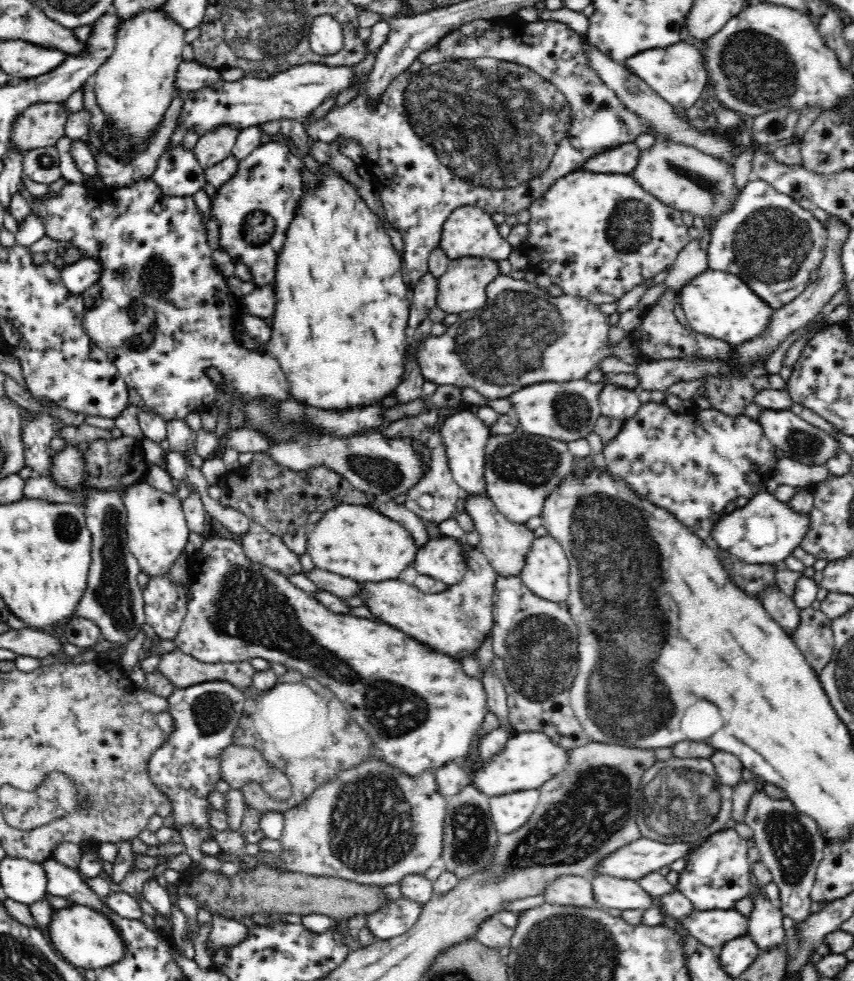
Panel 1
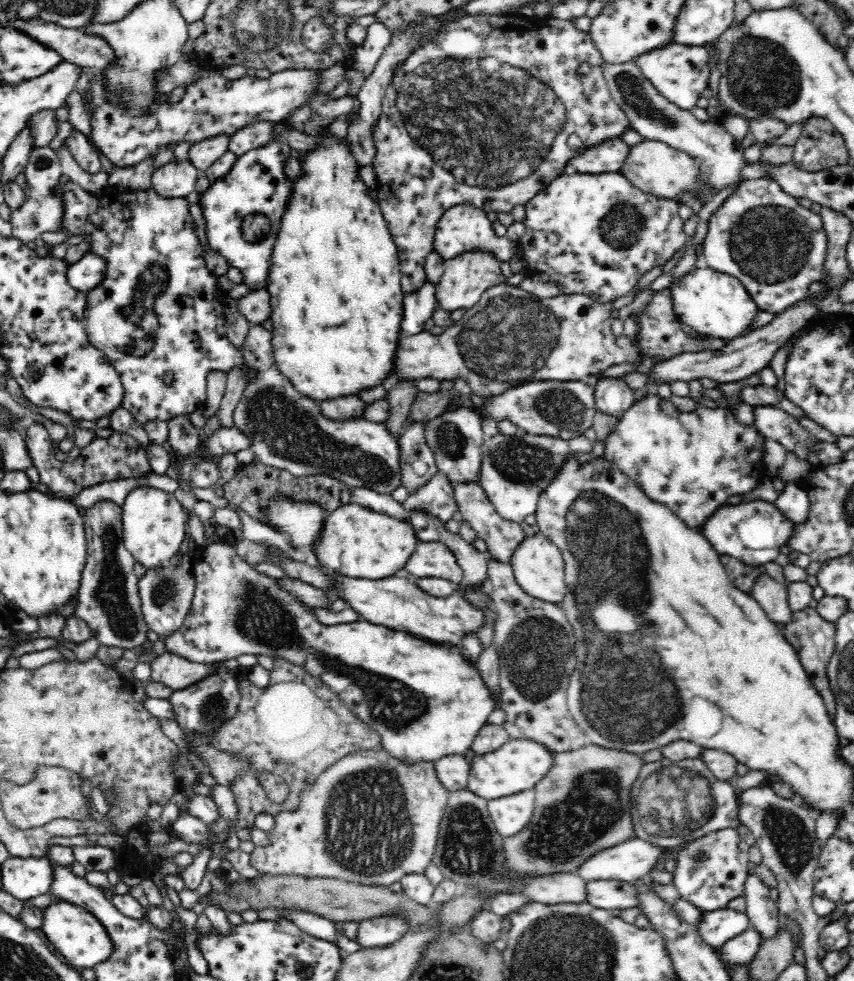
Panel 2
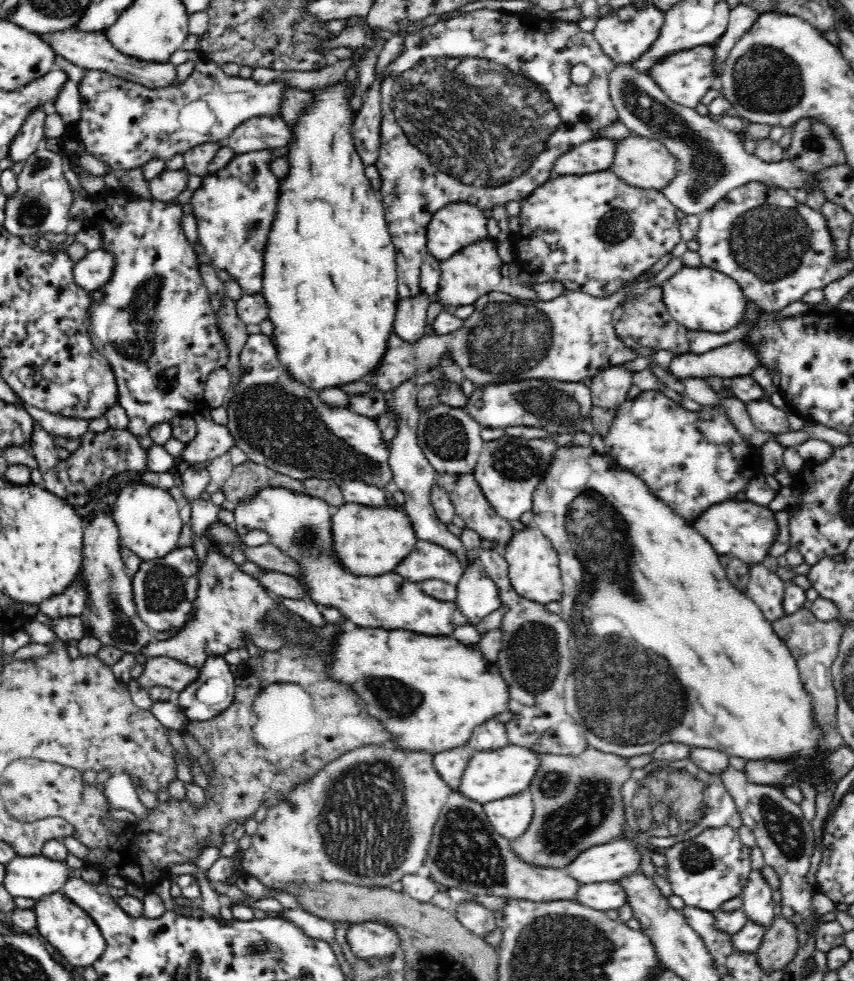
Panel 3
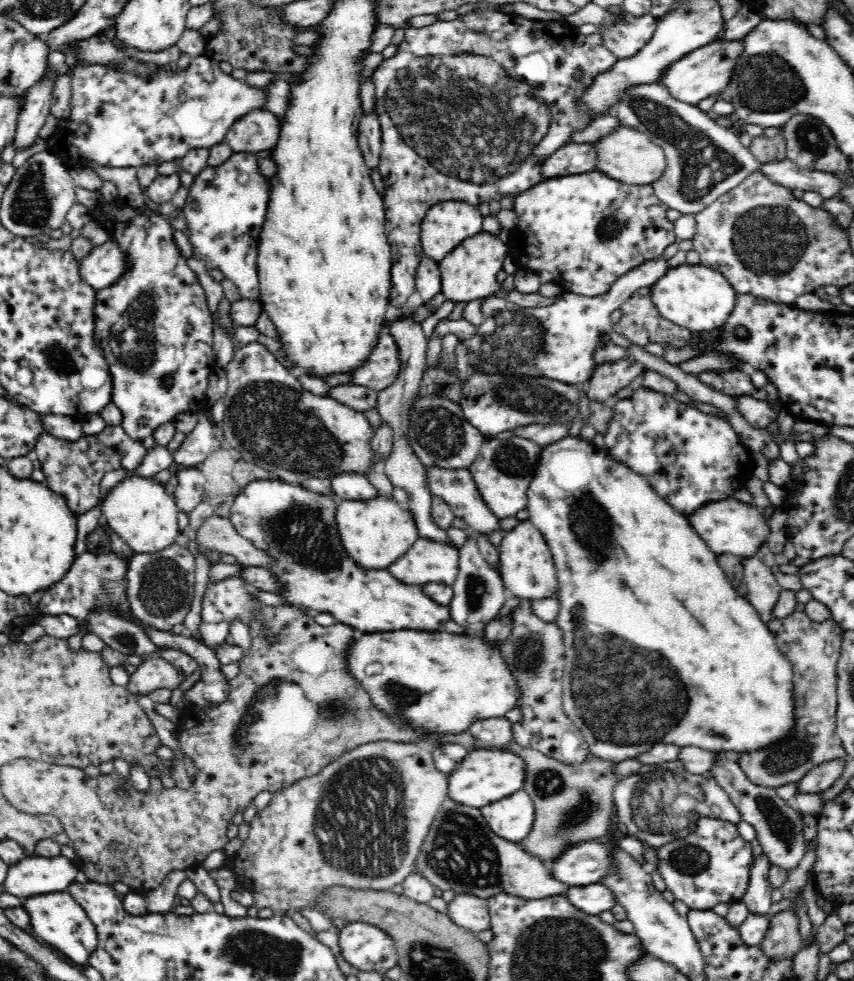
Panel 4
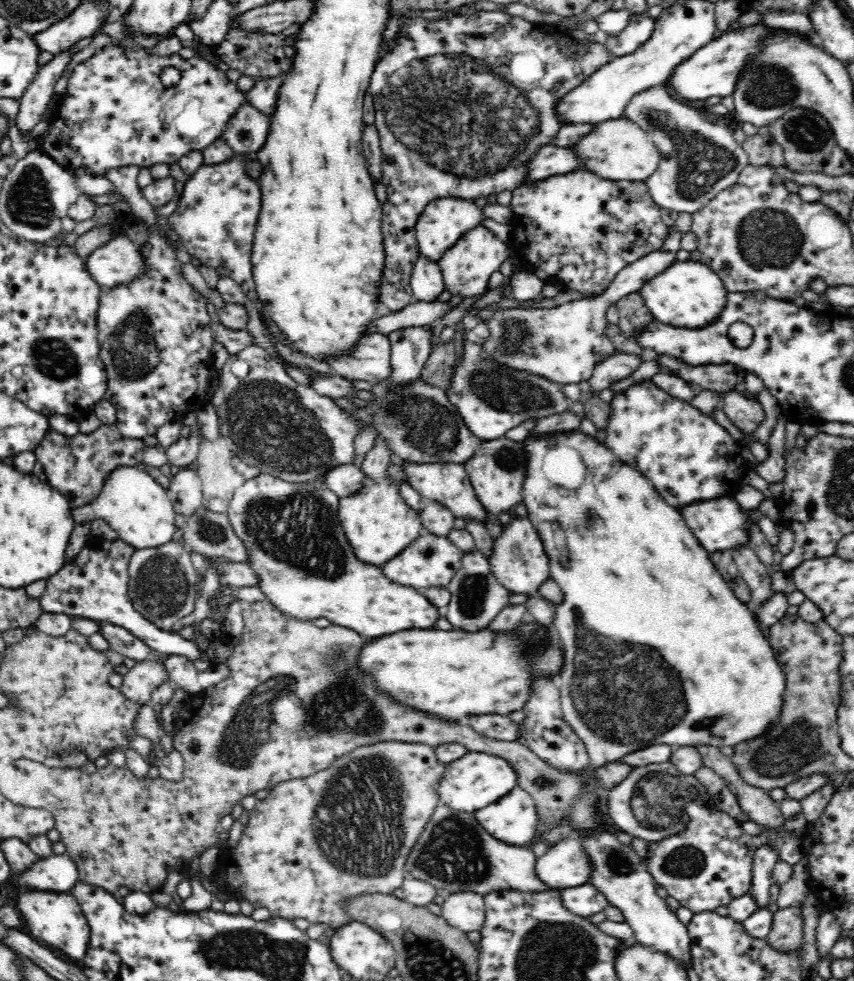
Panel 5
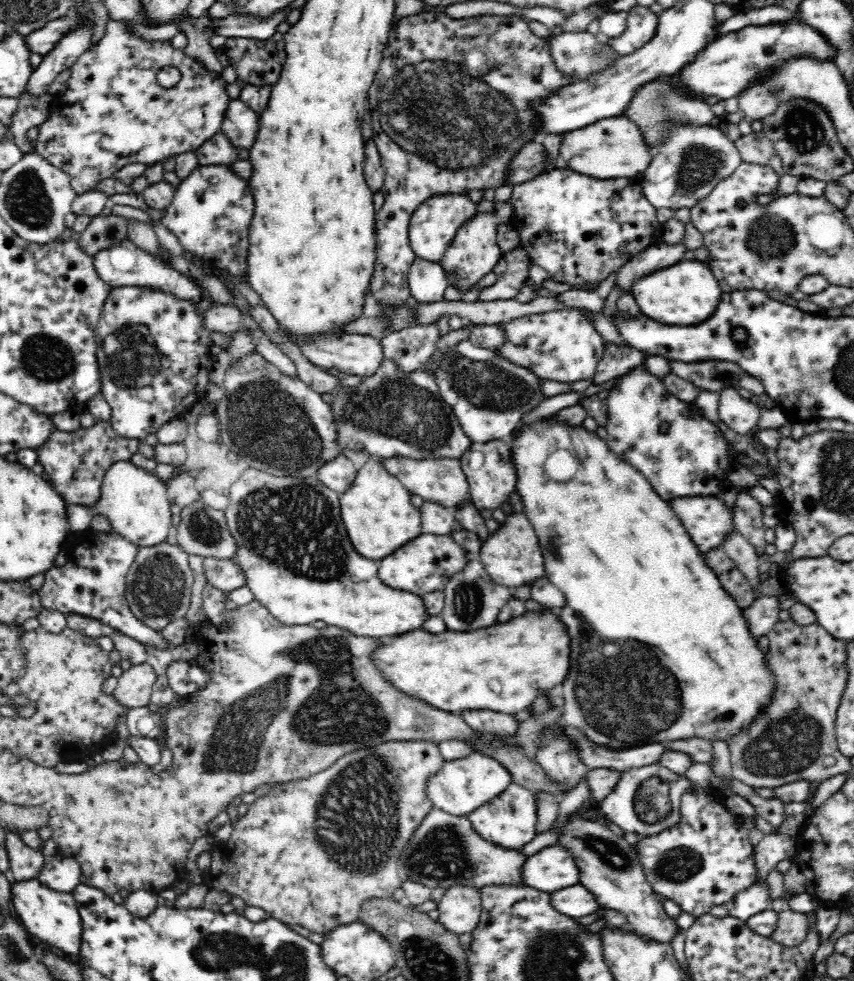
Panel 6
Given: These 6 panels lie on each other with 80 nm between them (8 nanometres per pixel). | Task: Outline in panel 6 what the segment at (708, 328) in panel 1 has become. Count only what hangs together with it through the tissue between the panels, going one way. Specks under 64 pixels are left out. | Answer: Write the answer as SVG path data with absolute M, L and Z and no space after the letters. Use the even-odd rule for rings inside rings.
M699 260L680 261L632 280L628 288L638 310L664 325L690 326L704 322L716 308L722 294L713 272Z

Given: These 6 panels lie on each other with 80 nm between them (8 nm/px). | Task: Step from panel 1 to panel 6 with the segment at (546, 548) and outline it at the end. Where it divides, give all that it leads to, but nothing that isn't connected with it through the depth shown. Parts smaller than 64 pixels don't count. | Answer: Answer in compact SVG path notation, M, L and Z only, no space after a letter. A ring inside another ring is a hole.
M506 509L499 514L498 528L482 540L478 558L486 572L497 584L513 589L522 584L533 584L536 578L545 576L544 557L538 544L534 527L522 512Z

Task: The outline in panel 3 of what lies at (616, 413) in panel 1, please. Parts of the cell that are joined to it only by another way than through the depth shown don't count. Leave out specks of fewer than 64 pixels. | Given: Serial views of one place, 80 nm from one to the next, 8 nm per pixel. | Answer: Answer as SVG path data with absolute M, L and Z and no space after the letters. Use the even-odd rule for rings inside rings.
M623 364L606 366L593 376L590 384L590 397L593 406L606 410L614 410L626 401L626 392L633 386L635 370L626 368Z

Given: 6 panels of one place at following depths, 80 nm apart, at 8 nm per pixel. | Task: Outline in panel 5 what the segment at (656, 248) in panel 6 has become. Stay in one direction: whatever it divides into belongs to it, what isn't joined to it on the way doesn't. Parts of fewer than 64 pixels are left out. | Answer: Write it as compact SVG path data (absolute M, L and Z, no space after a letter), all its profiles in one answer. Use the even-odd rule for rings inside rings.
M661 248L638 258L636 262L626 264L608 288L593 299L573 300L556 308L532 307L496 311L487 322L491 337L481 347L485 355L498 364L526 370L560 385L589 381L594 367L608 354L616 352L612 341L604 335L604 326L608 324L606 308L610 304L617 304L622 296L637 293L646 280L670 268L677 260L676 255L677 252L668 252Z

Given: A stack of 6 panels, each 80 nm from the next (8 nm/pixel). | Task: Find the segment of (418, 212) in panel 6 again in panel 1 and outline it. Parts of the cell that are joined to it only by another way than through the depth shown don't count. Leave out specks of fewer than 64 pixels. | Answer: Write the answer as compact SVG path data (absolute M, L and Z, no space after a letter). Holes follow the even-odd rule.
M466 205L454 208L449 218L442 224L441 240L438 246L449 259L464 256L485 256L492 260L506 260L515 248L498 233L497 224L492 221L491 213L481 208Z

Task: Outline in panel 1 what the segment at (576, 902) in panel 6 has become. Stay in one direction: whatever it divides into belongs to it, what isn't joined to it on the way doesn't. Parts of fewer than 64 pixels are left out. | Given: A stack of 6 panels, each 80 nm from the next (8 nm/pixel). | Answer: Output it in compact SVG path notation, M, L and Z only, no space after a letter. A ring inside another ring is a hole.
M598 875L589 878L592 891L594 891L594 899L600 908L606 910L643 908L646 911L652 906L652 896L644 891L638 881Z

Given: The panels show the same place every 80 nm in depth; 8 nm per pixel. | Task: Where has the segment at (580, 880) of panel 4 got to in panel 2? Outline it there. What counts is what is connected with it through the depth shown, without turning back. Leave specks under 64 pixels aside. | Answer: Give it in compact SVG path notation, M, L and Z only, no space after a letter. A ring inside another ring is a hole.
M633 836L628 840L608 846L604 850L598 850L596 854L592 854L589 858L581 863L581 866L574 872L576 876L584 879L586 882L593 880L617 880L632 883L634 880L645 879L648 871L656 867L656 862L660 858L669 858L673 854L673 849L664 847L658 848L658 845L650 843L650 841L642 840L638 836Z

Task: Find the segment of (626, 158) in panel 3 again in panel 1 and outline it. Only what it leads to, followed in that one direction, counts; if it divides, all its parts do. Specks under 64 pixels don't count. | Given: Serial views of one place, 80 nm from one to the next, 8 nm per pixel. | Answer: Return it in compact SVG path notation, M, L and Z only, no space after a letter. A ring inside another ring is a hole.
M657 141L647 150L642 150L638 154L638 163L629 176L666 206L672 206L681 212L686 210L693 216L710 214L712 220L724 214L724 210L732 206L740 192L734 186L734 170L696 148L668 141Z

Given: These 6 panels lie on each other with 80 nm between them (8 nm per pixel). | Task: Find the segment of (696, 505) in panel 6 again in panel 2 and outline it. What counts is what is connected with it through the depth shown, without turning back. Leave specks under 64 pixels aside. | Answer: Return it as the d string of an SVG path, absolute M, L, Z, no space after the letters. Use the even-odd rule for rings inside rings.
M747 501L718 506L699 530L720 554L728 554L749 565L765 566L766 562L773 564L780 554L780 546L788 543L792 528L794 522L782 515L774 503Z

